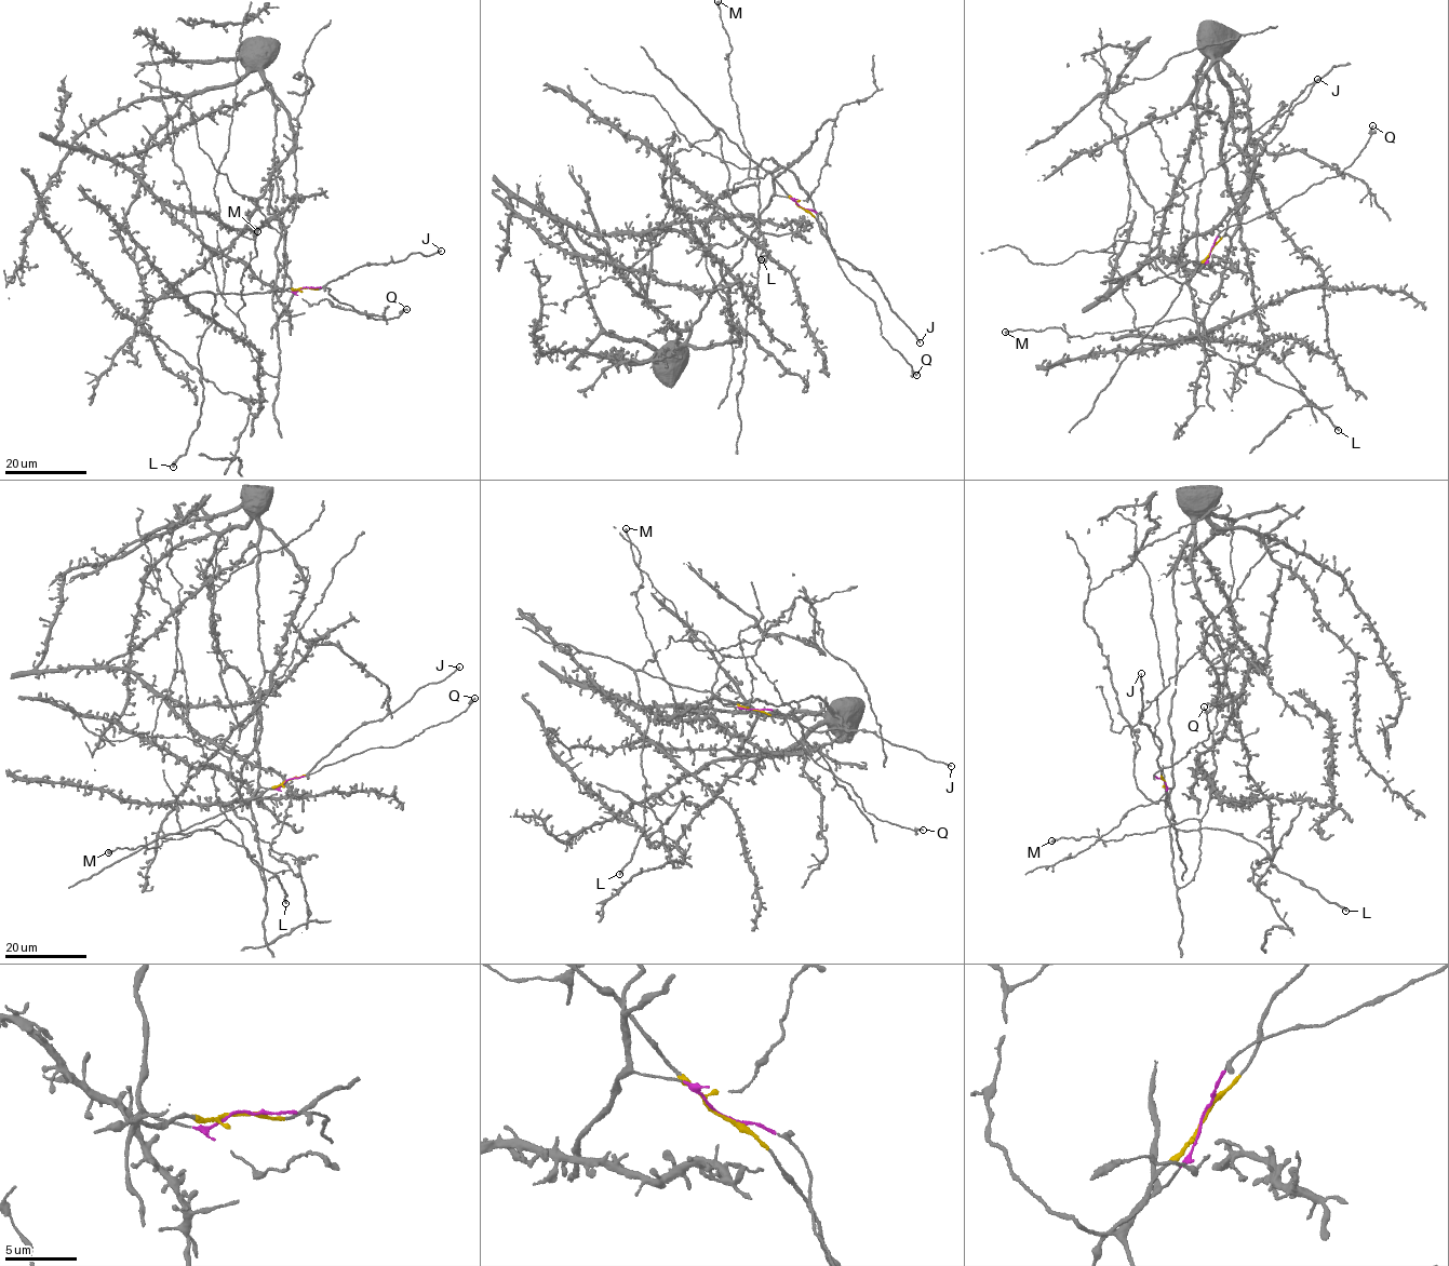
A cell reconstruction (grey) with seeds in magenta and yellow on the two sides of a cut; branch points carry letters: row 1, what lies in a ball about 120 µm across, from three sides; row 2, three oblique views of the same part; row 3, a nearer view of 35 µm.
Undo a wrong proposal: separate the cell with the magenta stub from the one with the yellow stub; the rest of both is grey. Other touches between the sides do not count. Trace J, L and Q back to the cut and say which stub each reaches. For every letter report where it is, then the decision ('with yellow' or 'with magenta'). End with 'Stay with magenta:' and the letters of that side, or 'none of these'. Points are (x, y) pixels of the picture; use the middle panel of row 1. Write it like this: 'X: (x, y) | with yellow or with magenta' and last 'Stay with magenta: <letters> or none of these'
J: (920, 342) | with yellow
L: (761, 259) | with yellow
Q: (916, 375) | with magenta
Stay with magenta: Q

